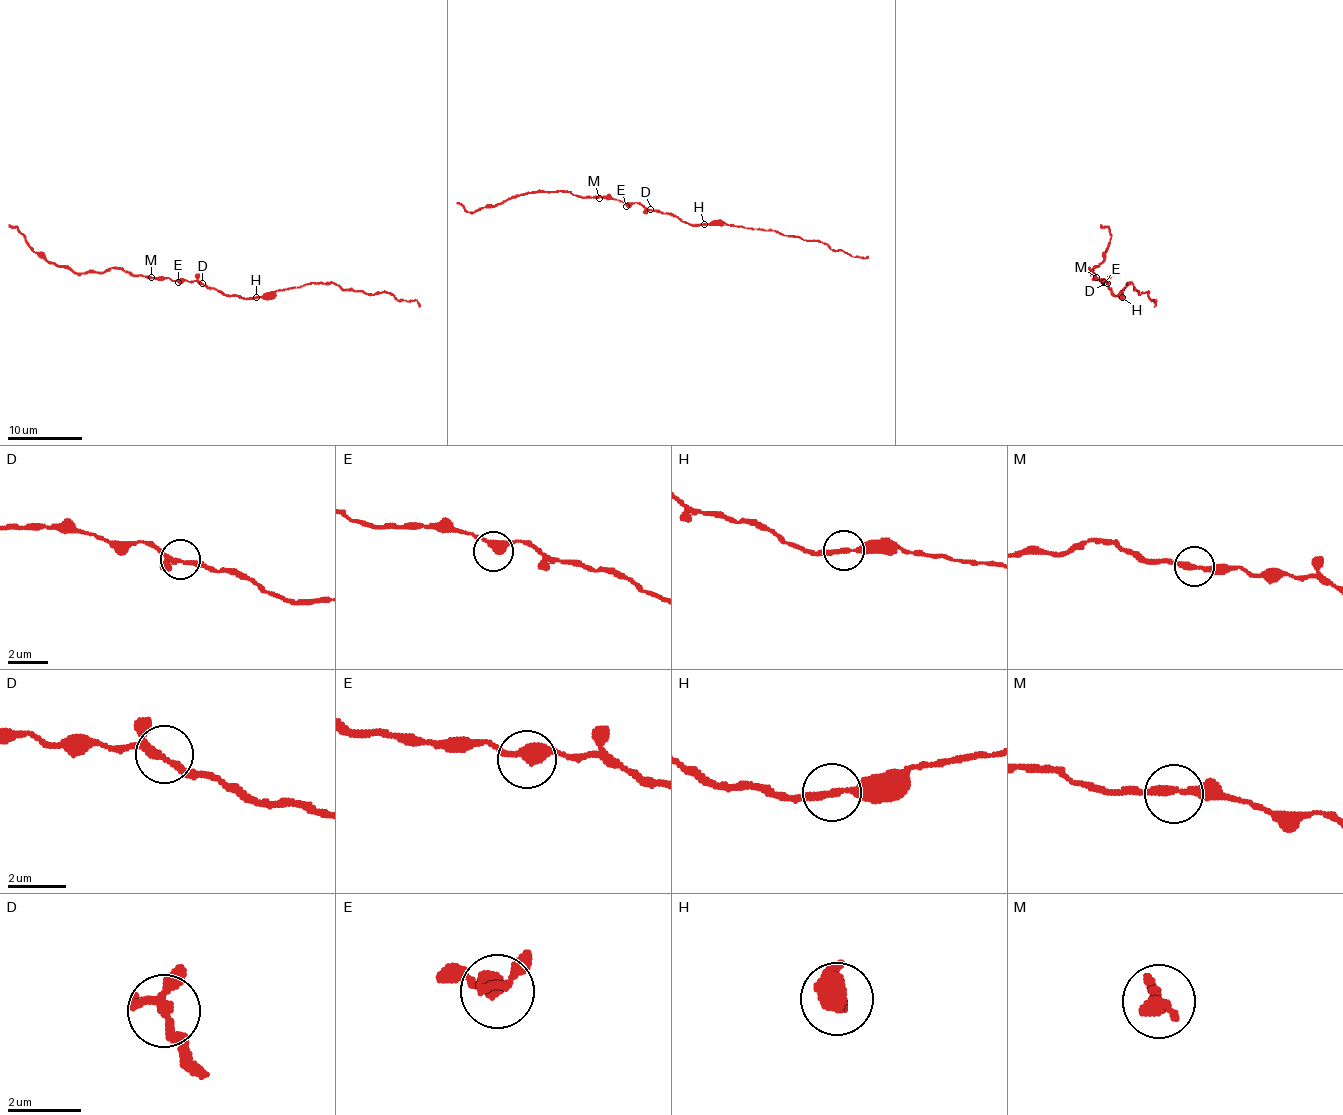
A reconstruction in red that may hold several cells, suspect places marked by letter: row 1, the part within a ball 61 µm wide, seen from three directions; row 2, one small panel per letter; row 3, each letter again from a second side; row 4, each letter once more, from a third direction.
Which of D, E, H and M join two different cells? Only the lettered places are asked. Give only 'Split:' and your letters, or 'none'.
Split: H

